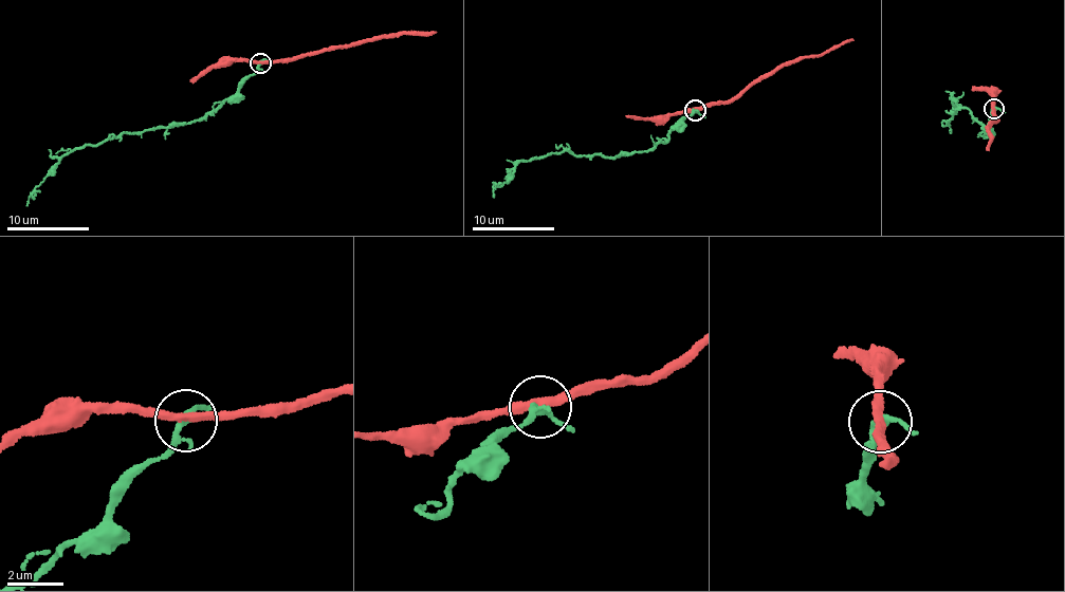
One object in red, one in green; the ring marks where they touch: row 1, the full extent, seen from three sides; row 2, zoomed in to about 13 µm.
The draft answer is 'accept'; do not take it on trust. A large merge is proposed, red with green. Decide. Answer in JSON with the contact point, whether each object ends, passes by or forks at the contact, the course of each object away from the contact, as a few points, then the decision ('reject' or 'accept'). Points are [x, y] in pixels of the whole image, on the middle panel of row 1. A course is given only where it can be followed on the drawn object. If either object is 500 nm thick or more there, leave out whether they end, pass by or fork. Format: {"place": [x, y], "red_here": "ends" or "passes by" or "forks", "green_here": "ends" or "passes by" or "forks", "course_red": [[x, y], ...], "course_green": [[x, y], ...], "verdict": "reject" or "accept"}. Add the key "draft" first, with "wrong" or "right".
{"draft": "wrong", "place": [695, 110], "red_here": "passes by", "green_here": "forks", "course_red": [[696, 110], [733, 102], [757, 79], [784, 65], [824, 54], [854, 40]], "course_green": [[696, 110], [647, 151], [602, 158], [566, 150], [521, 160], [514, 176], [493, 189], [493, 197]], "verdict": "reject"}

